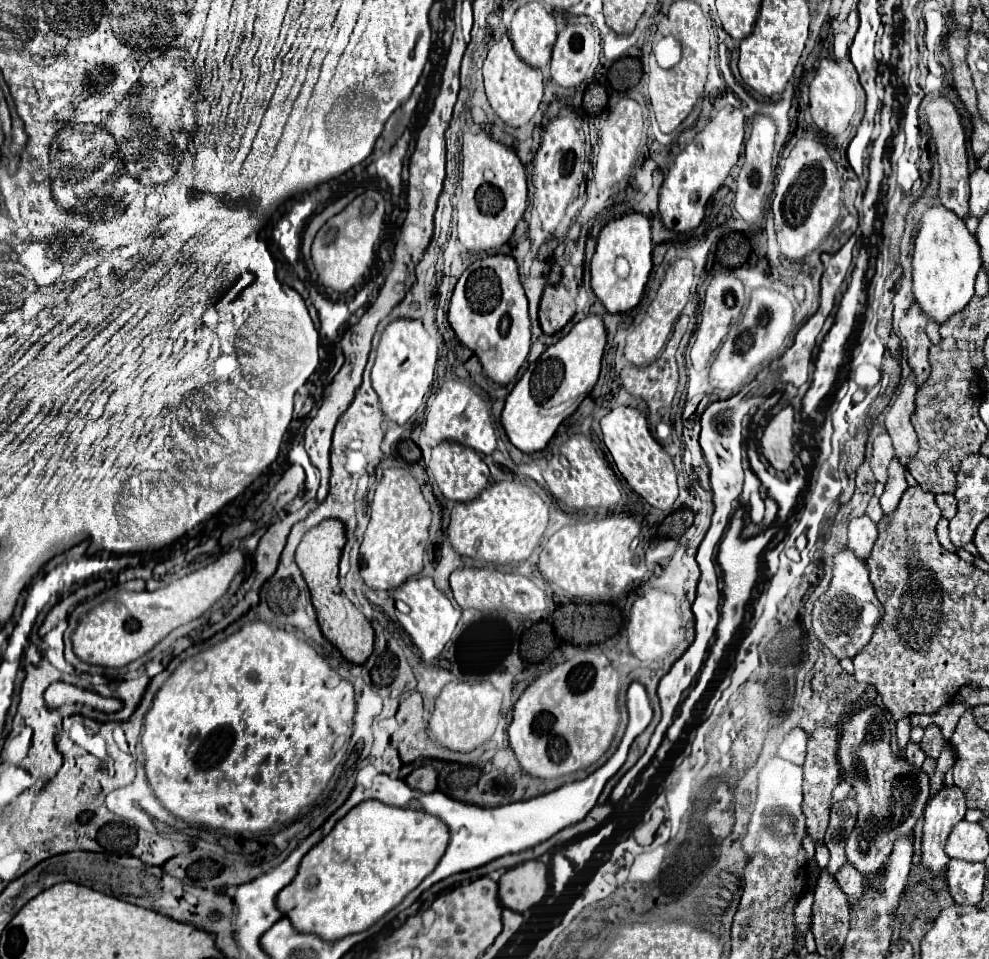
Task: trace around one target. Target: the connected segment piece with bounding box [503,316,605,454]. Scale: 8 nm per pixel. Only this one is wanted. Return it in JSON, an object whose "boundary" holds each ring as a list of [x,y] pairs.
{"boundary":[[[587,316],[577,322],[567,336],[549,346],[541,358],[527,368],[507,396],[503,410],[503,426],[515,448],[533,454],[545,450],[557,428],[569,418],[579,404],[591,394],[601,370],[605,348],[605,326],[599,316]]]}

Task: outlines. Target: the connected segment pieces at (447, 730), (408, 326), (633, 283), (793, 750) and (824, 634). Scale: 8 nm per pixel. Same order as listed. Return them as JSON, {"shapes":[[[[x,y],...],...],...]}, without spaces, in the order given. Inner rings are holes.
{"shapes":[[[[449,682],[437,696],[435,710],[429,718],[429,730],[437,744],[453,752],[471,752],[487,742],[499,722],[501,692],[489,682]]],[[[393,320],[381,334],[377,360],[371,372],[373,390],[379,396],[383,414],[397,422],[407,424],[421,406],[429,386],[433,384],[437,366],[437,342],[425,330],[421,320]]],[[[627,214],[619,220],[609,222],[597,240],[597,250],[595,256],[591,260],[591,286],[595,296],[599,298],[599,302],[605,306],[605,310],[609,314],[623,314],[633,310],[645,290],[645,284],[649,280],[649,272],[651,272],[651,252],[653,252],[653,242],[651,242],[651,224],[649,218],[643,214]],[[617,256],[625,256],[631,272],[625,280],[617,278],[613,266],[615,266],[615,258]]],[[[793,728],[781,742],[779,746],[779,756],[793,762],[793,764],[803,764],[805,762],[805,754],[807,754],[807,732],[801,728]]],[[[843,548],[833,556],[833,578],[817,602],[813,604],[813,632],[839,660],[855,658],[871,640],[879,620],[883,616],[881,602],[875,596],[875,588],[869,580],[865,564],[853,554],[853,550]]]]}

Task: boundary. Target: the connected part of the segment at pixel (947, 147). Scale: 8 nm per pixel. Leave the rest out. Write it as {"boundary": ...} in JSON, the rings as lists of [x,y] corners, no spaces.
{"boundary":[[[935,96],[925,106],[927,120],[931,126],[933,142],[937,146],[937,160],[941,166],[941,186],[939,186],[939,202],[953,210],[957,216],[965,218],[969,212],[969,166],[967,166],[967,148],[965,148],[965,128],[961,122],[961,114],[951,100],[945,96]]]}

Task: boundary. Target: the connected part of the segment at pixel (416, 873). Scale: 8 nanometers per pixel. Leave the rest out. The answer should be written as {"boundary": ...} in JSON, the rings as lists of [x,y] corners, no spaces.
{"boundary":[[[365,800],[343,816],[335,828],[315,844],[301,860],[297,876],[279,892],[277,908],[301,934],[315,934],[321,940],[337,942],[349,934],[371,928],[389,910],[399,906],[423,878],[439,864],[447,850],[449,830],[441,820],[411,808],[395,808],[377,800]]]}

